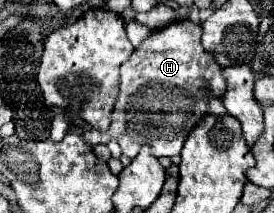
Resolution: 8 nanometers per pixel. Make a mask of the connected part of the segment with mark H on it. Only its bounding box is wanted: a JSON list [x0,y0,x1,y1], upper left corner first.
[84,19,226,159]

